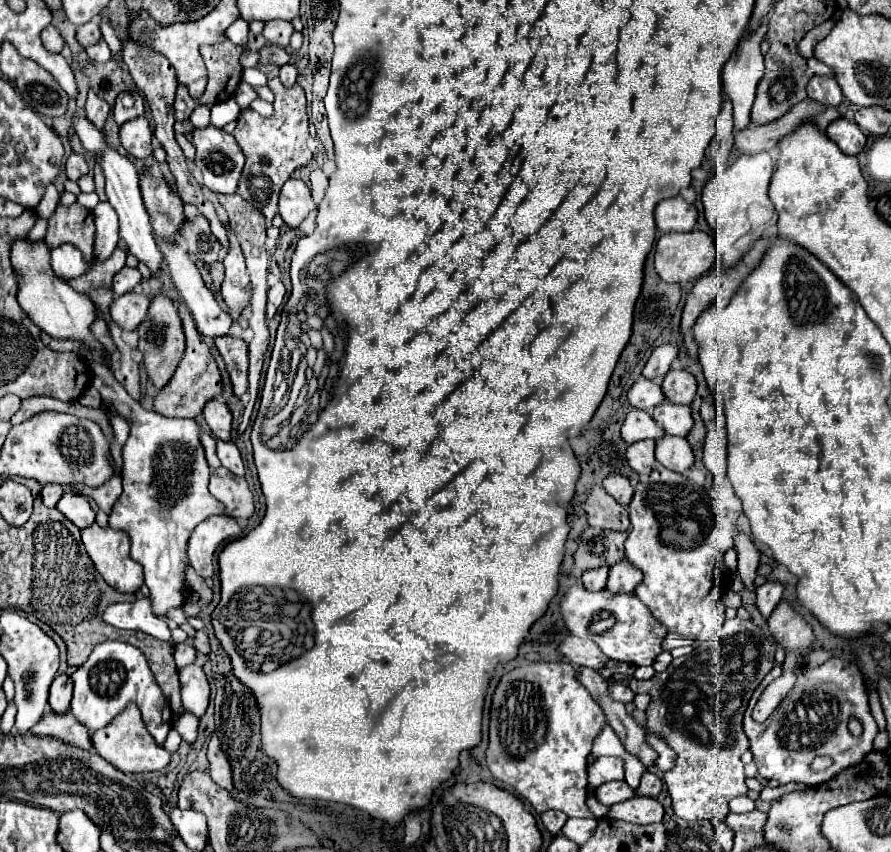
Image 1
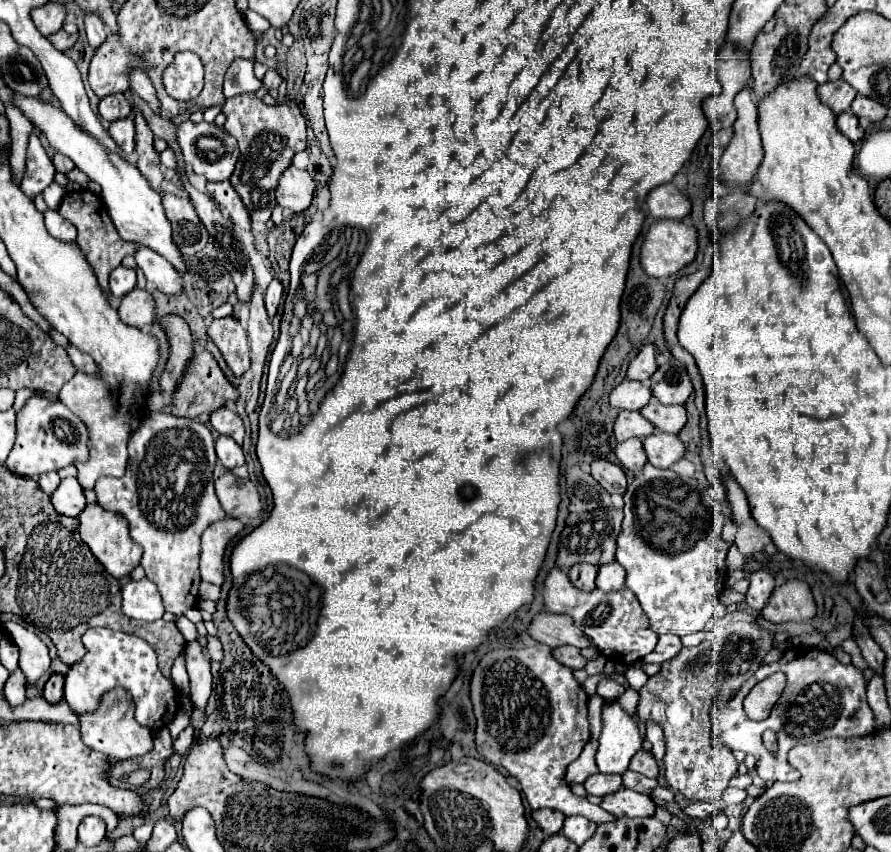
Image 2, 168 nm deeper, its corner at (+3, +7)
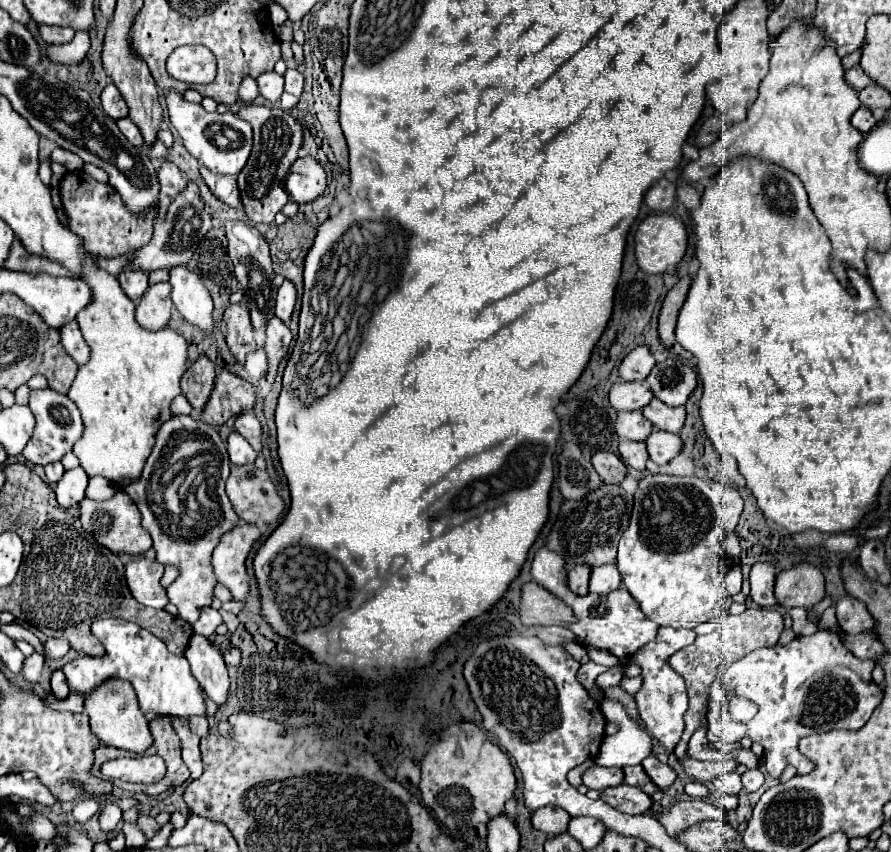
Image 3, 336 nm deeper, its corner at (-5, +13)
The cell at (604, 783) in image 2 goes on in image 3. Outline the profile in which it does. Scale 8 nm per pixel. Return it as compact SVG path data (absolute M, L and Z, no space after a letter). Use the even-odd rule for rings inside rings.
M594 764L584 772L582 780L584 780L586 788L604 790L604 788L622 784L624 782L624 772L620 768L602 768L602 766Z

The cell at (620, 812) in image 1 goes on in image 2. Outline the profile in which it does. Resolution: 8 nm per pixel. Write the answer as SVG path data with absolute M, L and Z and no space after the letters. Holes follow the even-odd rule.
M620 788L618 792L606 794L600 806L618 818L646 818L654 816L656 810L656 804L648 796L632 792L628 788Z

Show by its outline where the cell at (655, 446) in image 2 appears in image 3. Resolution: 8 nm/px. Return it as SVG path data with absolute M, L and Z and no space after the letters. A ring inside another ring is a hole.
M654 430L646 438L646 446L648 446L650 460L656 462L658 466L662 466L662 464L668 464L674 456L678 456L684 444L682 444L682 438L678 434Z

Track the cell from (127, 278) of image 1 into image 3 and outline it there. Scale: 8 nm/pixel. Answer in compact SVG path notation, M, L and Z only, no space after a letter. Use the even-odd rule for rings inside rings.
M126 270L118 274L120 286L126 292L126 296L130 300L138 300L142 296L142 292L148 288L148 274L142 270Z

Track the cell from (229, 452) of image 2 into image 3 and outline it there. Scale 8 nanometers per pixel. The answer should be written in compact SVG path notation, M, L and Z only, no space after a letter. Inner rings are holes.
M232 432L228 436L226 448L228 448L232 464L252 464L256 460L256 456L258 456L258 452L238 432Z

